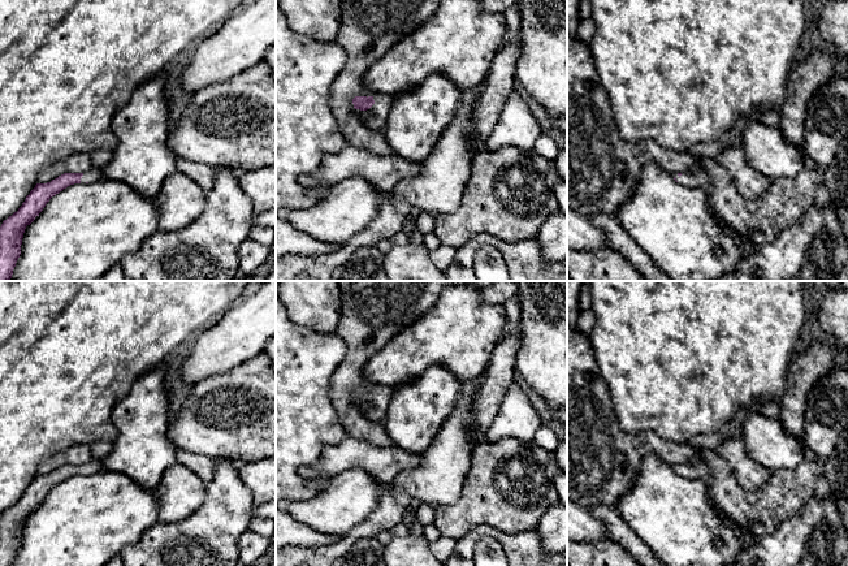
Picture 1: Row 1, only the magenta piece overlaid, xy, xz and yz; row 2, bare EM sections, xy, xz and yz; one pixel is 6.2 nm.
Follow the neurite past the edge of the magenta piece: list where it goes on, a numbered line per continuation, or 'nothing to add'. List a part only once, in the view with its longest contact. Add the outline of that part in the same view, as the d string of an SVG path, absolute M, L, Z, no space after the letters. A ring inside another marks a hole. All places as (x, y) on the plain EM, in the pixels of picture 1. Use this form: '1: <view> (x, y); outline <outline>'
1: xz (376, 409); outline M373 386L373 392L375 396L363 406L364 416L372 422L384 424L394 390L388 386Z

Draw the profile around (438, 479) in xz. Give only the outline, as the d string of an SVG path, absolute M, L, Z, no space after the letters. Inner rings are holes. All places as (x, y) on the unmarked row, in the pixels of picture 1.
M481 376L464 381L458 403L441 425L432 445L421 454L416 468L398 474L391 487L419 504L454 505L460 497L471 466L472 448L467 432L472 423L471 407Z

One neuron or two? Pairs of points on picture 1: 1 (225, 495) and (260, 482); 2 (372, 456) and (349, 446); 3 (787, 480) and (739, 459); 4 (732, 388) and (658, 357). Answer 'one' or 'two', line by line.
1: two
2: one
3: two
4: one

